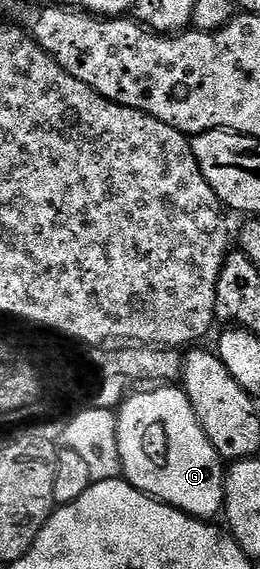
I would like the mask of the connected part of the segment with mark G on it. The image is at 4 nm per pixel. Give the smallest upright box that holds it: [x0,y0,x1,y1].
[117,387,226,519]

